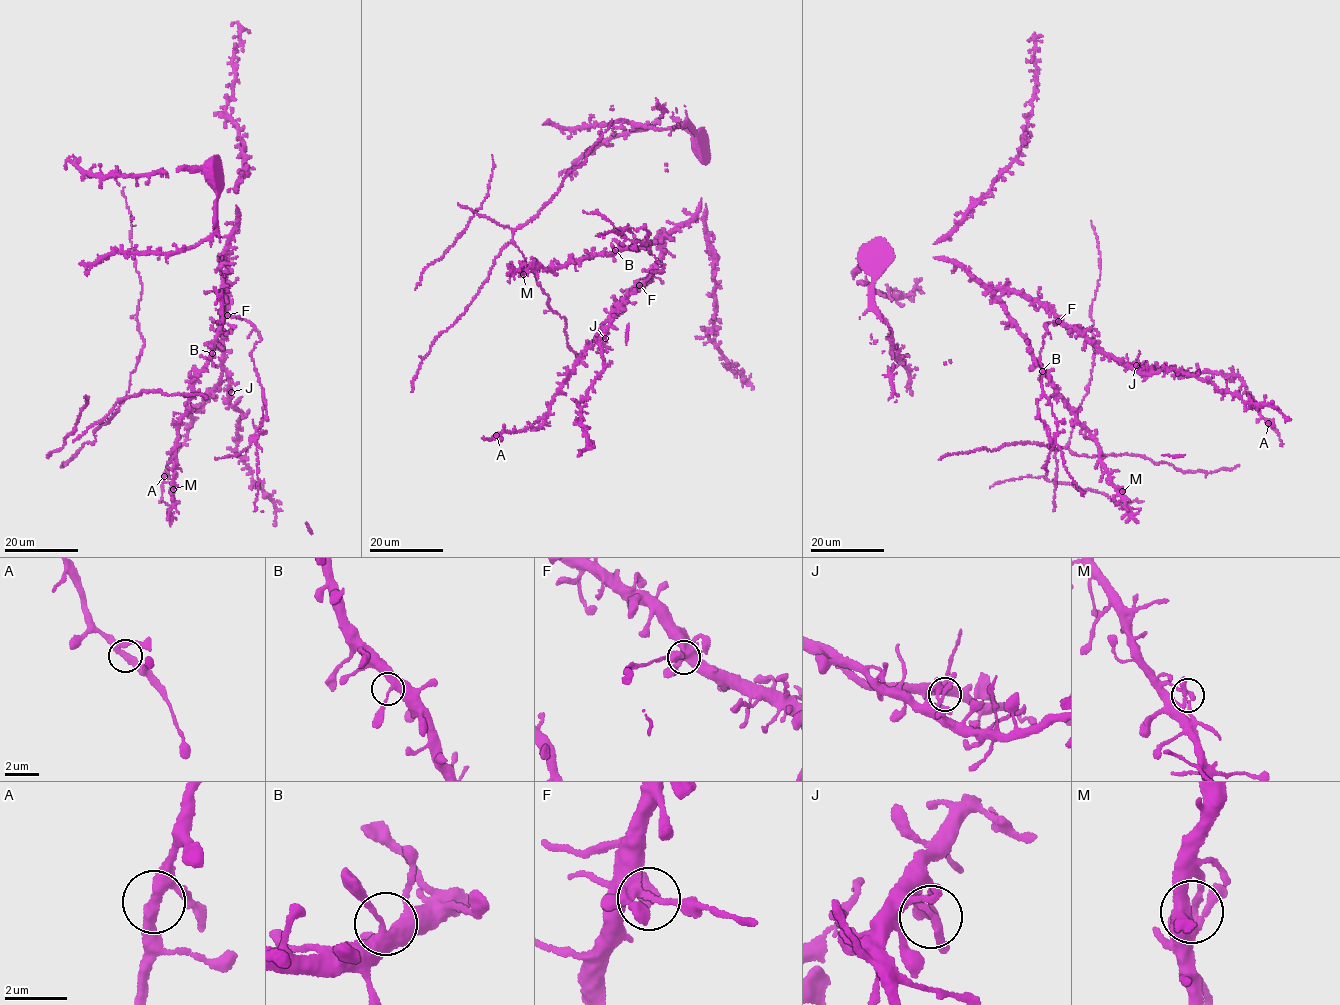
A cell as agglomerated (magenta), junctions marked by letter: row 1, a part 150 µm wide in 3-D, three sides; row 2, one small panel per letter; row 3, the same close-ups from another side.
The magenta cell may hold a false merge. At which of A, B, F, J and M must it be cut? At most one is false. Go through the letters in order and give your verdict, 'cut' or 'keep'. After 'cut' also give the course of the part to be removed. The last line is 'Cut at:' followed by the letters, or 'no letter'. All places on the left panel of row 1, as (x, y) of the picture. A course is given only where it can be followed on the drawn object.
A: keep
B: keep
F: cut; foreign part runs (228, 315), (244, 319), (259, 335), (251, 352), (264, 404), (256, 449), (258, 488), (254, 504), (264, 511)
J: keep
M: keep
Cut at: F

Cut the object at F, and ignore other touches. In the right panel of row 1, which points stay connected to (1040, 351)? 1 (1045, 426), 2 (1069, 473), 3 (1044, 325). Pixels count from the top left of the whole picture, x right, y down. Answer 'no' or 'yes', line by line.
1: yes
2: yes
3: yes

